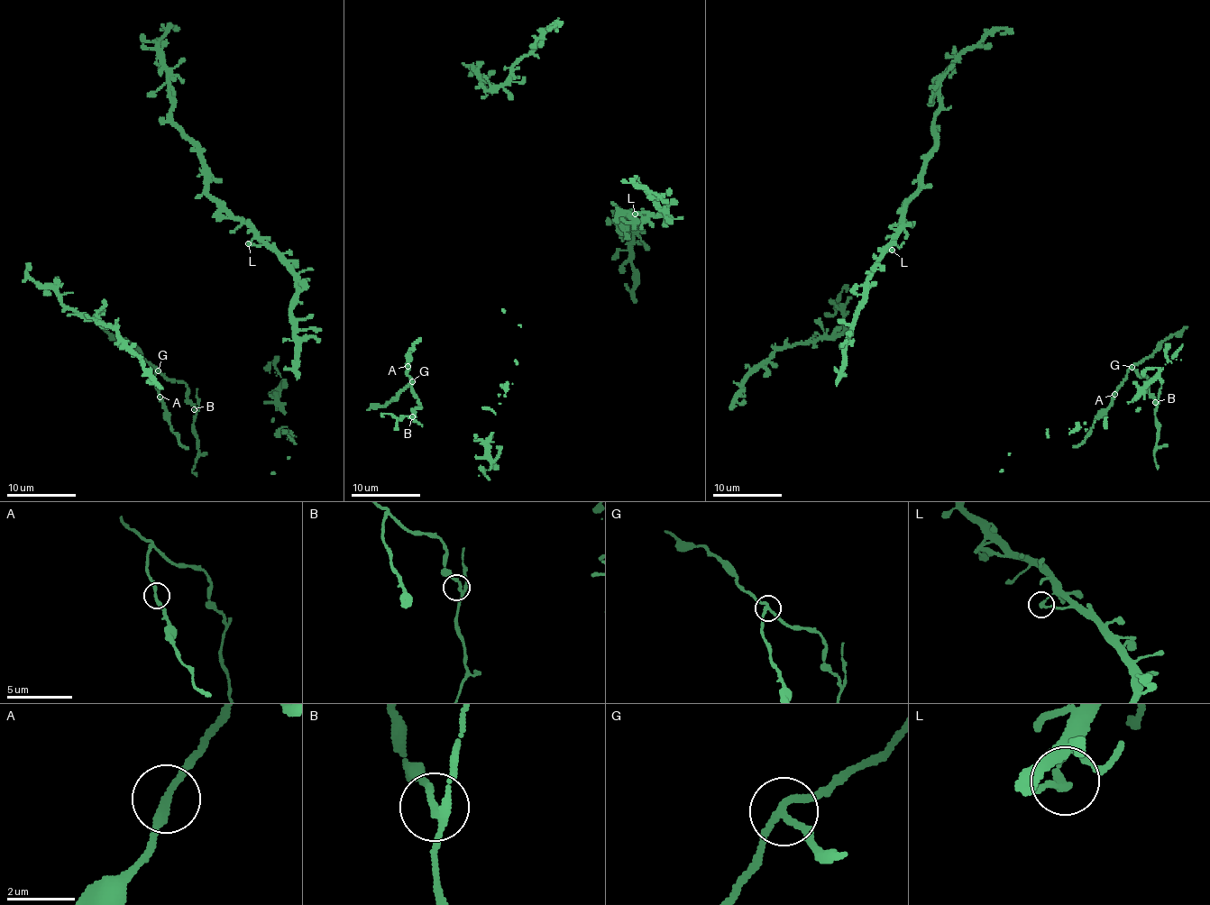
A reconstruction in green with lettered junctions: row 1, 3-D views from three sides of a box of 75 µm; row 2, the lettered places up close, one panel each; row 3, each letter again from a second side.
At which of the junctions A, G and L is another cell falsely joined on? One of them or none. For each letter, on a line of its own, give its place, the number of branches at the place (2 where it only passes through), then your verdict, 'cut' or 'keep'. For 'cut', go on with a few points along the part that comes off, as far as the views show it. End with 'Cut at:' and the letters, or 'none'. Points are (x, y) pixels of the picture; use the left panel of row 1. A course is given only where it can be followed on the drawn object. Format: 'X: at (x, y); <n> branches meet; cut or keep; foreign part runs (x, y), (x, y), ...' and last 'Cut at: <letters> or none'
A: at (160, 397); 2 branches meet; keep
G: at (158, 370); 3 branches meet; cut; foreign part runs (158, 370), (186, 384), (187, 397), (195, 407), (194, 431), (198, 457), (192, 472), (197, 476)
L: at (248, 243); 2 branches meet; keep
Cut at: G

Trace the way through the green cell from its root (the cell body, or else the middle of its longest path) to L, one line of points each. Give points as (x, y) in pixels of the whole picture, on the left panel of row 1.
L: (286, 370), (291, 370), (295, 361), (292, 302), (296, 292), (296, 278), (270, 248), (248, 243)

